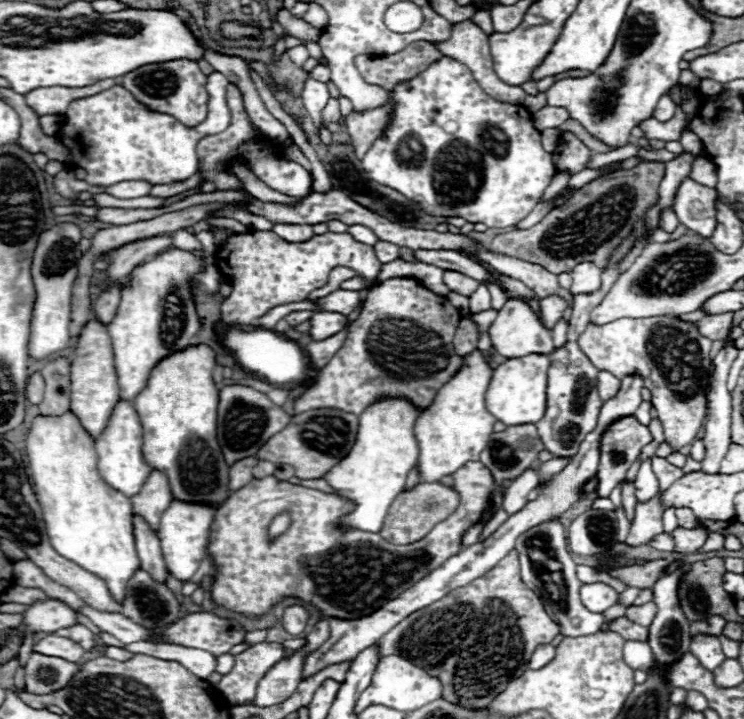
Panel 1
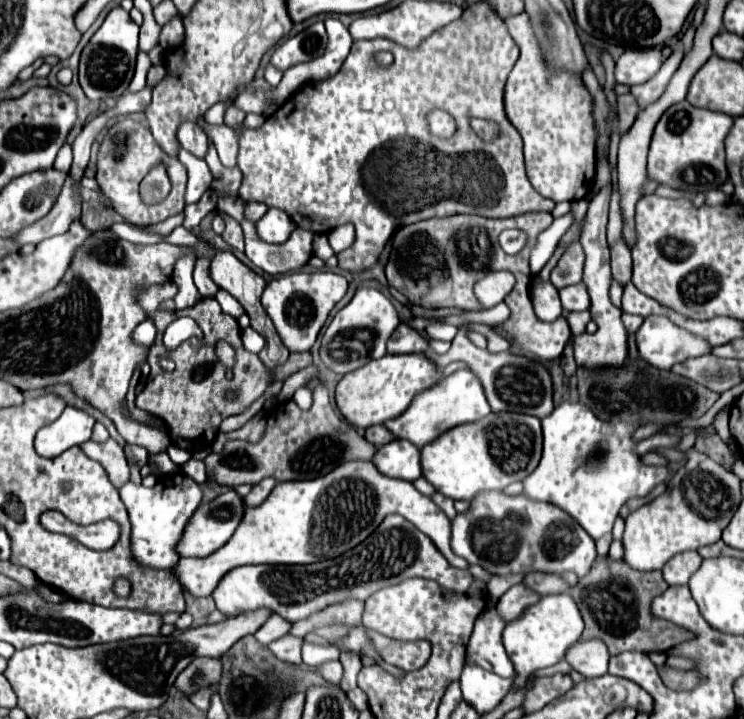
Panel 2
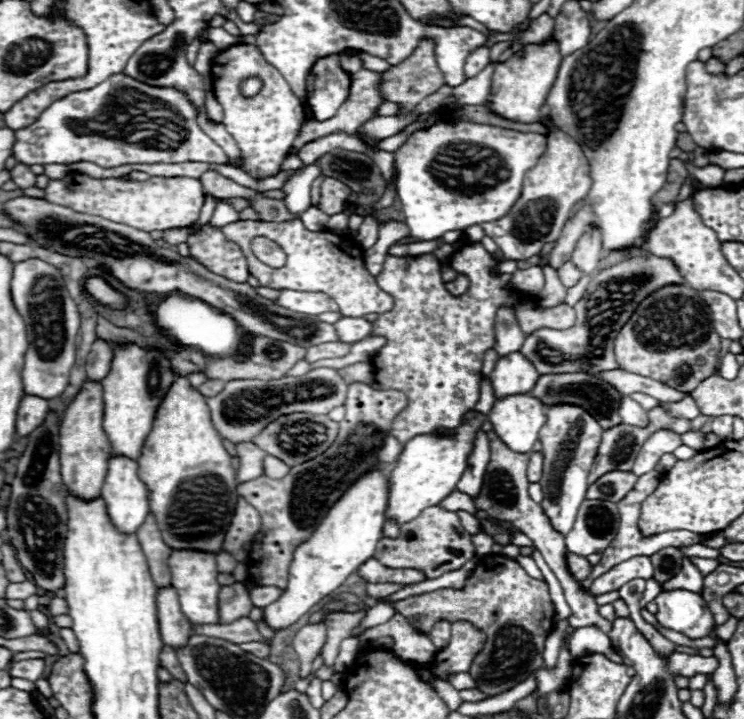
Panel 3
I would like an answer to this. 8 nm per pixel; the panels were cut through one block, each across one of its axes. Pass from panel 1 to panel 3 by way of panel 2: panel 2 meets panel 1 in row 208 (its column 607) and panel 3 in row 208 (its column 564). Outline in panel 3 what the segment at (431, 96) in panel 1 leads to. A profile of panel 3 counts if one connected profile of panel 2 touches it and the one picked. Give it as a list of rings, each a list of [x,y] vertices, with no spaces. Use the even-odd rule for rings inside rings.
[[[442,110],[440,118],[414,134],[394,152],[396,194],[400,198],[406,224],[416,240],[432,240],[448,230],[464,230],[474,224],[494,222],[510,212],[522,192],[524,174],[536,166],[546,150],[546,136],[534,132],[518,132],[490,124],[456,120],[450,110]]]

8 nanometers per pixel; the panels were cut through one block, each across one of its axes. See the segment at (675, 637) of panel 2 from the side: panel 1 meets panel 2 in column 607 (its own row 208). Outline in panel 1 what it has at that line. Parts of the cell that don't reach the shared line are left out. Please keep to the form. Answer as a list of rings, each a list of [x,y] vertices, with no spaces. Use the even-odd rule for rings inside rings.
[[[644,162],[632,170],[620,170],[582,186],[566,204],[552,210],[540,224],[528,230],[510,230],[494,238],[492,252],[516,256],[544,266],[552,274],[570,272],[580,262],[594,262],[604,268],[610,252],[632,232],[634,222],[656,202],[664,162]]]

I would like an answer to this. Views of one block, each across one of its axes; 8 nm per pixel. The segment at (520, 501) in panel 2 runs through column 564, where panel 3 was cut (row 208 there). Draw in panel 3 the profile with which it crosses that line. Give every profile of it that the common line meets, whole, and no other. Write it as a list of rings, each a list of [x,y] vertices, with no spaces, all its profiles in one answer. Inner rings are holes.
[[[562,130],[556,134],[548,134],[548,146],[544,158],[536,164],[536,168],[528,170],[524,178],[522,196],[516,206],[512,206],[510,214],[496,222],[482,224],[486,236],[490,236],[498,248],[510,260],[526,260],[530,256],[540,254],[546,242],[554,242],[560,238],[560,232],[568,220],[568,214],[576,202],[586,198],[590,190],[590,164],[582,152],[582,148]]]

